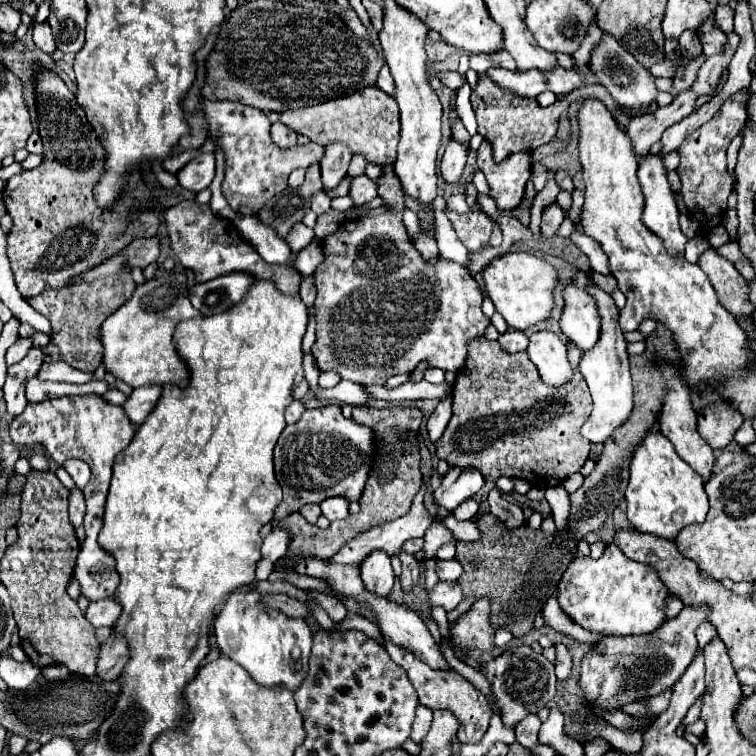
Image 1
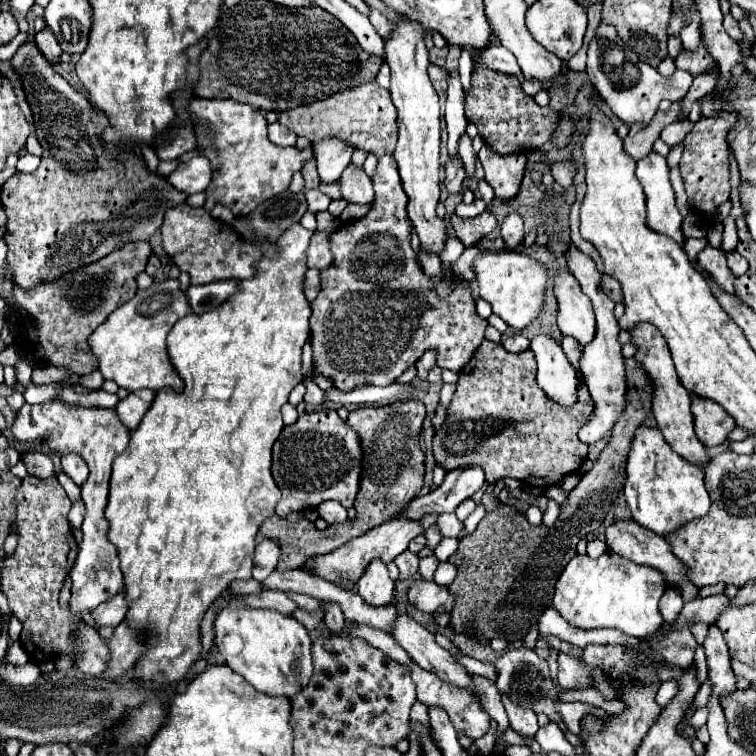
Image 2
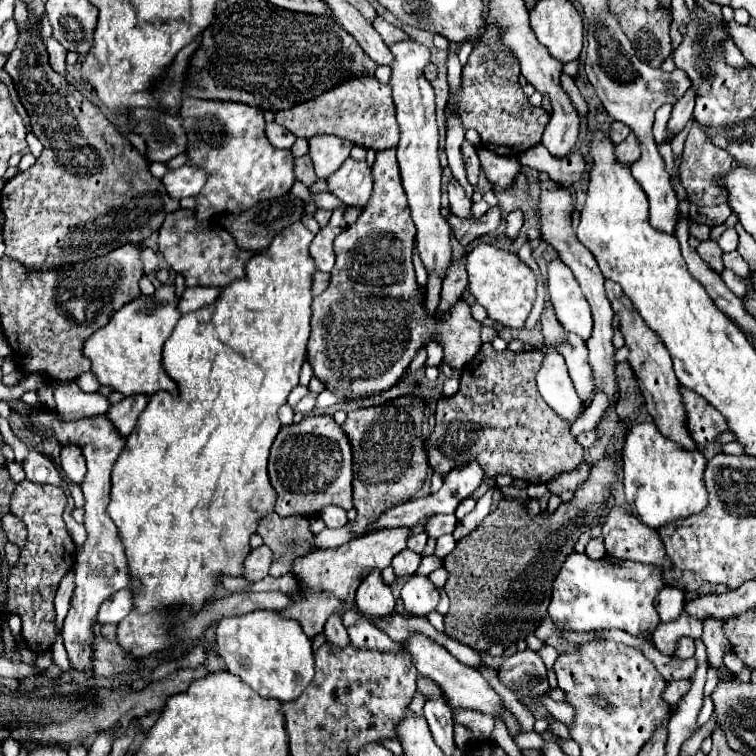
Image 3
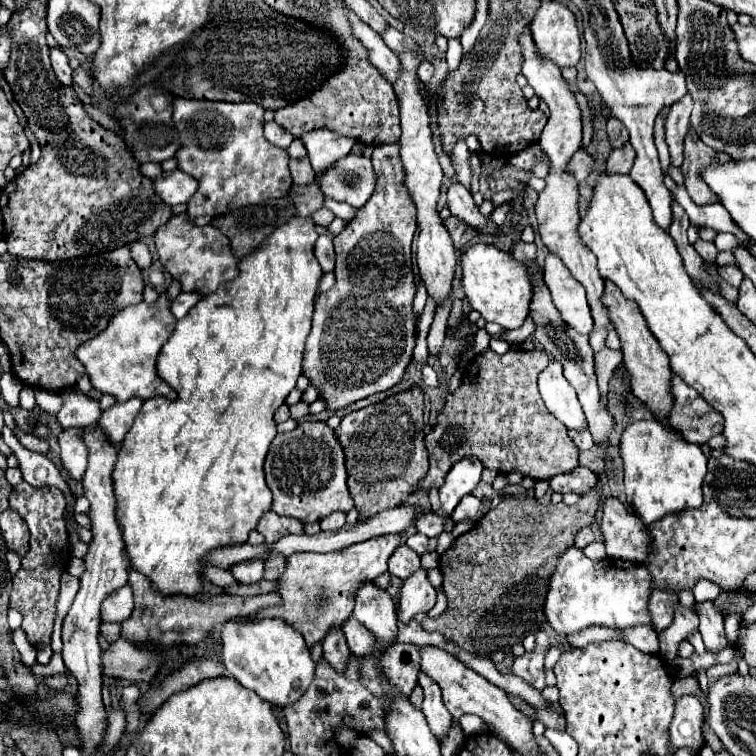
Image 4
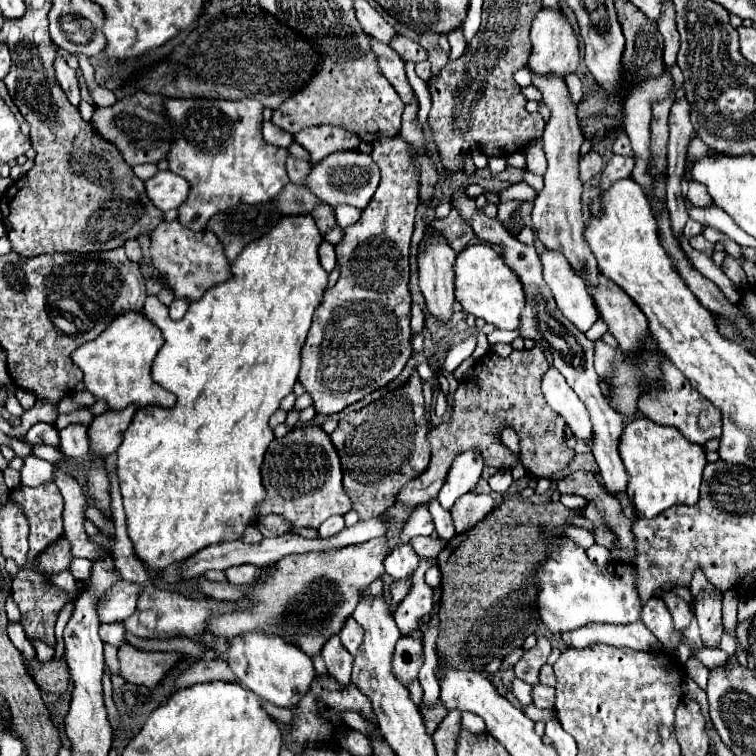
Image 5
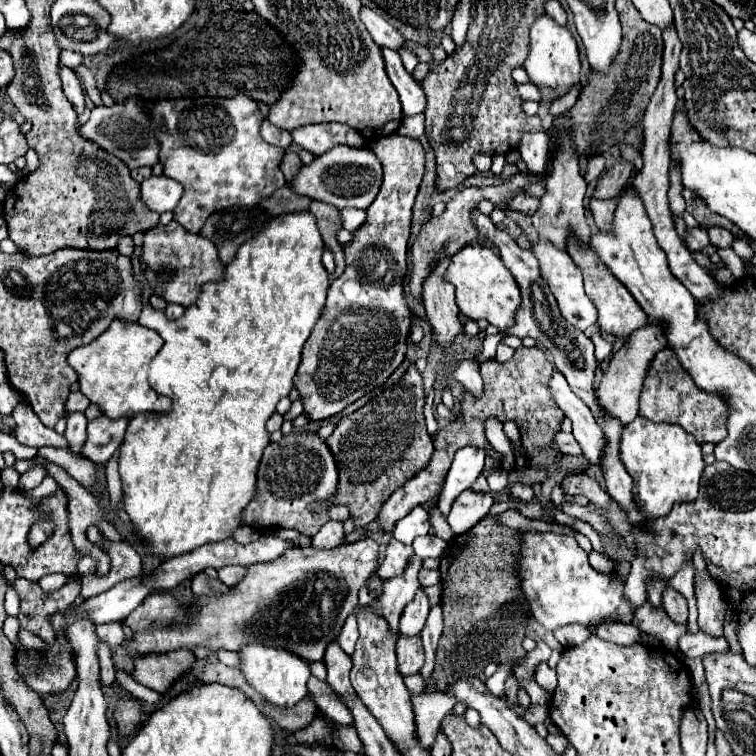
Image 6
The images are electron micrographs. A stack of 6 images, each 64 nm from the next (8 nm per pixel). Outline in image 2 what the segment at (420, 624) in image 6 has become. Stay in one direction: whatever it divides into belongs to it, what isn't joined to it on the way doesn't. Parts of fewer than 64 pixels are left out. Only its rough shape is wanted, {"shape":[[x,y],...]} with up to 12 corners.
{"shape":[[414,580],[406,596],[412,606],[432,614],[438,606],[452,608],[446,586]]}

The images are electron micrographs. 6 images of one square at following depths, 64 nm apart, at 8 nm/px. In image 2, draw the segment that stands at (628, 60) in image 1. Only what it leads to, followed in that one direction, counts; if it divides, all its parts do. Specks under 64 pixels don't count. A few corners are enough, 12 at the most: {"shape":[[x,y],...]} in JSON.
{"shape":[[600,20],[586,74],[616,118],[650,124],[692,76],[662,76]]}

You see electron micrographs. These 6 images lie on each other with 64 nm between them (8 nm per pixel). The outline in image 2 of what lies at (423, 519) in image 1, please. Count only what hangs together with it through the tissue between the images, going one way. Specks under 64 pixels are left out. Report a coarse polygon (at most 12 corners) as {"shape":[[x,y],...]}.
{"shape":[[388,520],[302,568],[356,588],[368,564],[390,564],[422,534],[418,522]]}

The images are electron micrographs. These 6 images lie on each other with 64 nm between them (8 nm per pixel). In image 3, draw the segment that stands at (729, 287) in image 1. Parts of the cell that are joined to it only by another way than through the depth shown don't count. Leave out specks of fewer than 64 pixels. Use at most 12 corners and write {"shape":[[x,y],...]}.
{"shape":[[714,240],[698,244],[696,252],[716,272],[722,272],[722,250]]}

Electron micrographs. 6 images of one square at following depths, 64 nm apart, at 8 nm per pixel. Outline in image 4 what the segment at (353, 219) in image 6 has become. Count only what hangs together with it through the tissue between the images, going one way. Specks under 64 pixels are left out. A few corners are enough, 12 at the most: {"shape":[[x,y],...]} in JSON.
{"shape":[[324,200],[338,218],[350,222],[356,210],[350,204]]}

